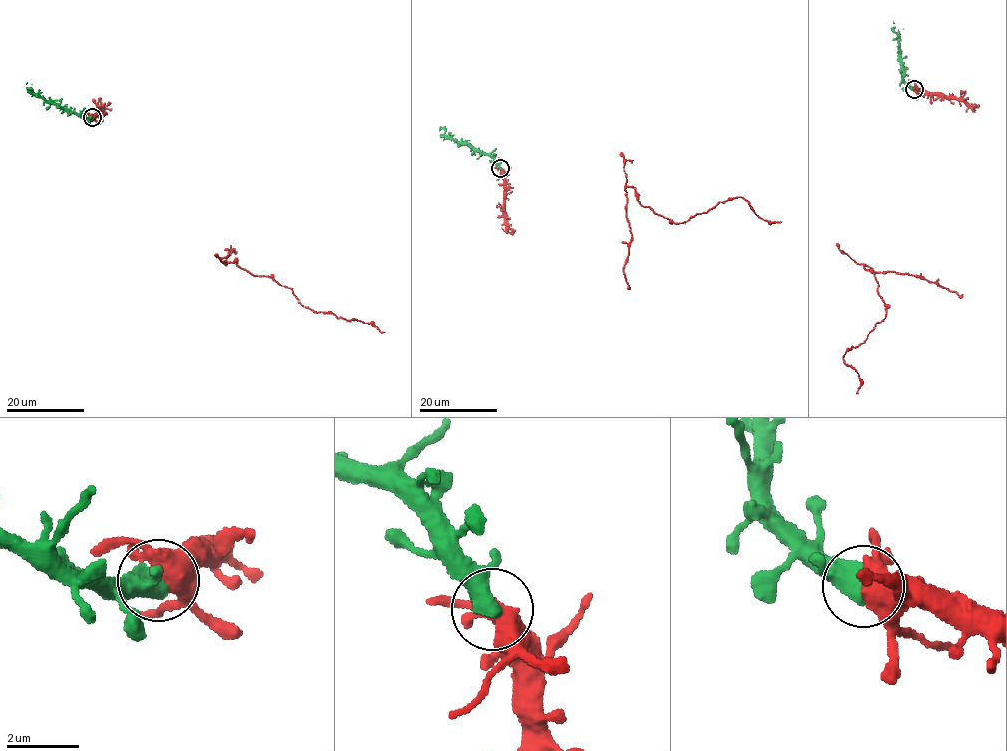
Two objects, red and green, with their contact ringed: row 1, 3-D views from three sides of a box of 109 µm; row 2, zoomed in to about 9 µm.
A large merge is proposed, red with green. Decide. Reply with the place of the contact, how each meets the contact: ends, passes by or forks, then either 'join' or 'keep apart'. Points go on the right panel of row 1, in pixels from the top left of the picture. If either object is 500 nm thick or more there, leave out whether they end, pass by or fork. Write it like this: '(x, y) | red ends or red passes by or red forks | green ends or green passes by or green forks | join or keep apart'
(914, 89) | join

